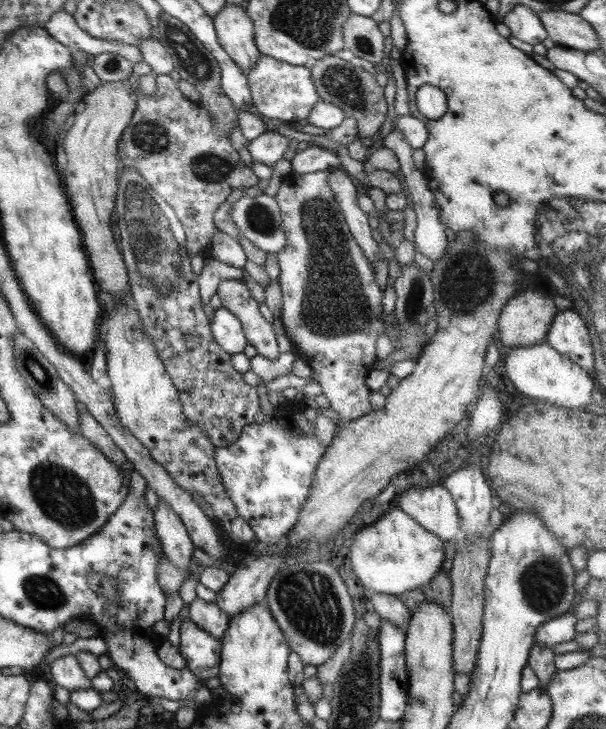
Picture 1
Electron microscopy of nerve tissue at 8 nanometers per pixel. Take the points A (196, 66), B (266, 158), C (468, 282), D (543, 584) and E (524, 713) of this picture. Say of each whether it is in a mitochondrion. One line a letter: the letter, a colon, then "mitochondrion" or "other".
A: mitochondrion
B: other
C: mitochondrion
D: mitochondrion
E: other

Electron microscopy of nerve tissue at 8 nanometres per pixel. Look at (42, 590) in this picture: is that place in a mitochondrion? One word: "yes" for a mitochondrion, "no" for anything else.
yes

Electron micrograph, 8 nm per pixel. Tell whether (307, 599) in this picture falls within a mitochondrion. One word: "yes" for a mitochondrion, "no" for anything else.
yes

